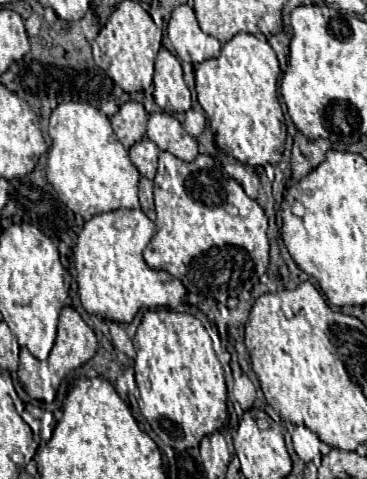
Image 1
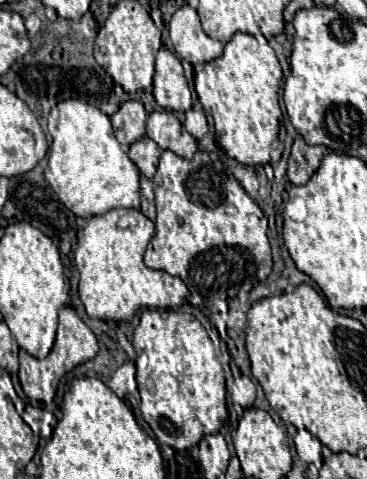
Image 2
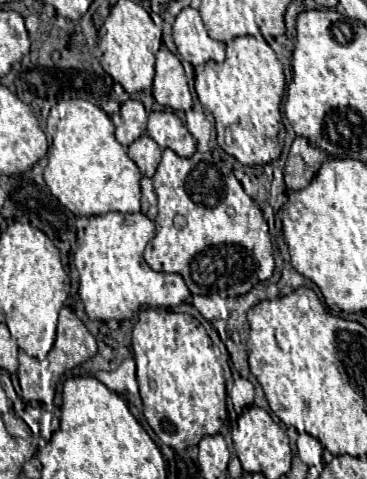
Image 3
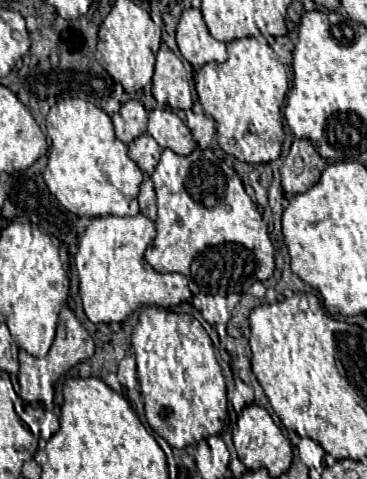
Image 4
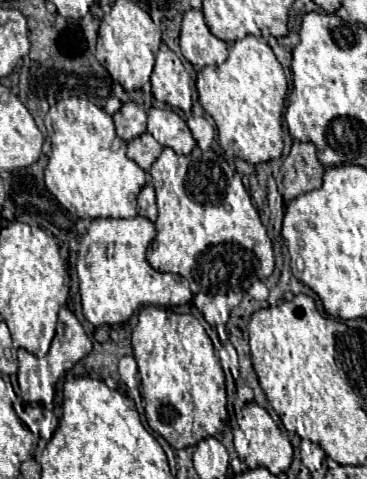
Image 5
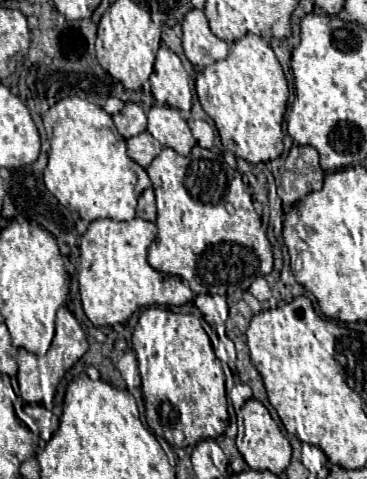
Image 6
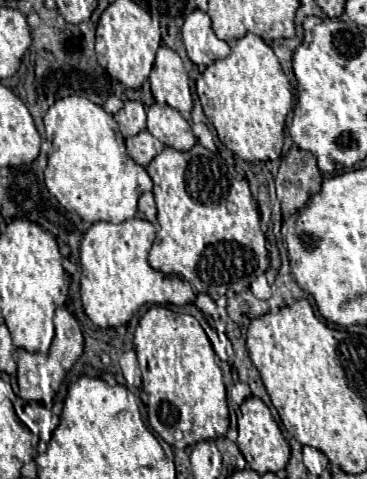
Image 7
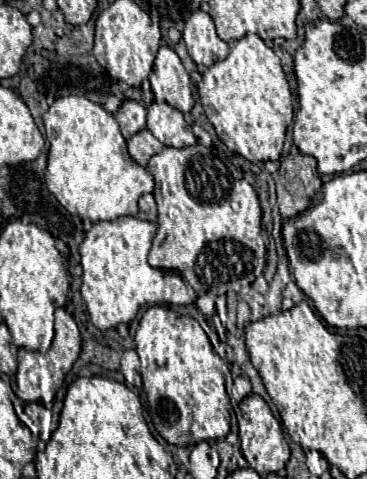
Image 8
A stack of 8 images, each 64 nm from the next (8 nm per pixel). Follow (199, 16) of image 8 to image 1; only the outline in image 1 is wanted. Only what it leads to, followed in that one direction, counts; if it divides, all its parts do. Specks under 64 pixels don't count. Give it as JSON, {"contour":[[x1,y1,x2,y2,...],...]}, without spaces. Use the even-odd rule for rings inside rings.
{"contour":[[188,4,176,6,168,22,168,38,180,56,186,62,204,62,220,54,222,44,204,34,196,22,194,10]]}

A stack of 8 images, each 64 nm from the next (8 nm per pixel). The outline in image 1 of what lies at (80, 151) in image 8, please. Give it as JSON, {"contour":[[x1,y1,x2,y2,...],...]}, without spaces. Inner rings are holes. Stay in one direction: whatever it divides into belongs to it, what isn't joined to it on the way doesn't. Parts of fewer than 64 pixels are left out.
{"contour":[[64,101,51,113,48,134,52,138,52,146,48,150,46,178,74,214,90,220,102,212,140,206,140,174,130,162,128,150,120,144,120,140,116,140,106,114,90,104]]}

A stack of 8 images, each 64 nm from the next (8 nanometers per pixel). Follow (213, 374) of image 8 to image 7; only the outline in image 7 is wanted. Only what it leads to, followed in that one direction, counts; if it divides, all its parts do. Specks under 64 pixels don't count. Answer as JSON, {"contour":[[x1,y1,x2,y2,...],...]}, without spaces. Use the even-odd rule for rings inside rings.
{"contour":[[152,306,140,318,134,332,134,350,142,370,142,390,148,394,146,408,152,430,170,446,186,448,200,440,216,440,226,434,226,387,233,385,231,366,216,355,213,345,219,340,217,332,197,307,187,308,192,316,188,316,183,307,167,307,170,310],[208,336,215,336,215,340]]}

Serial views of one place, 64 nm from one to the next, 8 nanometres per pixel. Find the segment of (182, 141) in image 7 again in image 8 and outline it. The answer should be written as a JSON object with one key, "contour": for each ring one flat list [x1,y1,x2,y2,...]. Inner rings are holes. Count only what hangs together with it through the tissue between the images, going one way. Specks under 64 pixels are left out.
{"contour":[[164,102,148,106,148,130,164,144,172,148,188,148,196,144,192,128,186,124,180,110]]}

